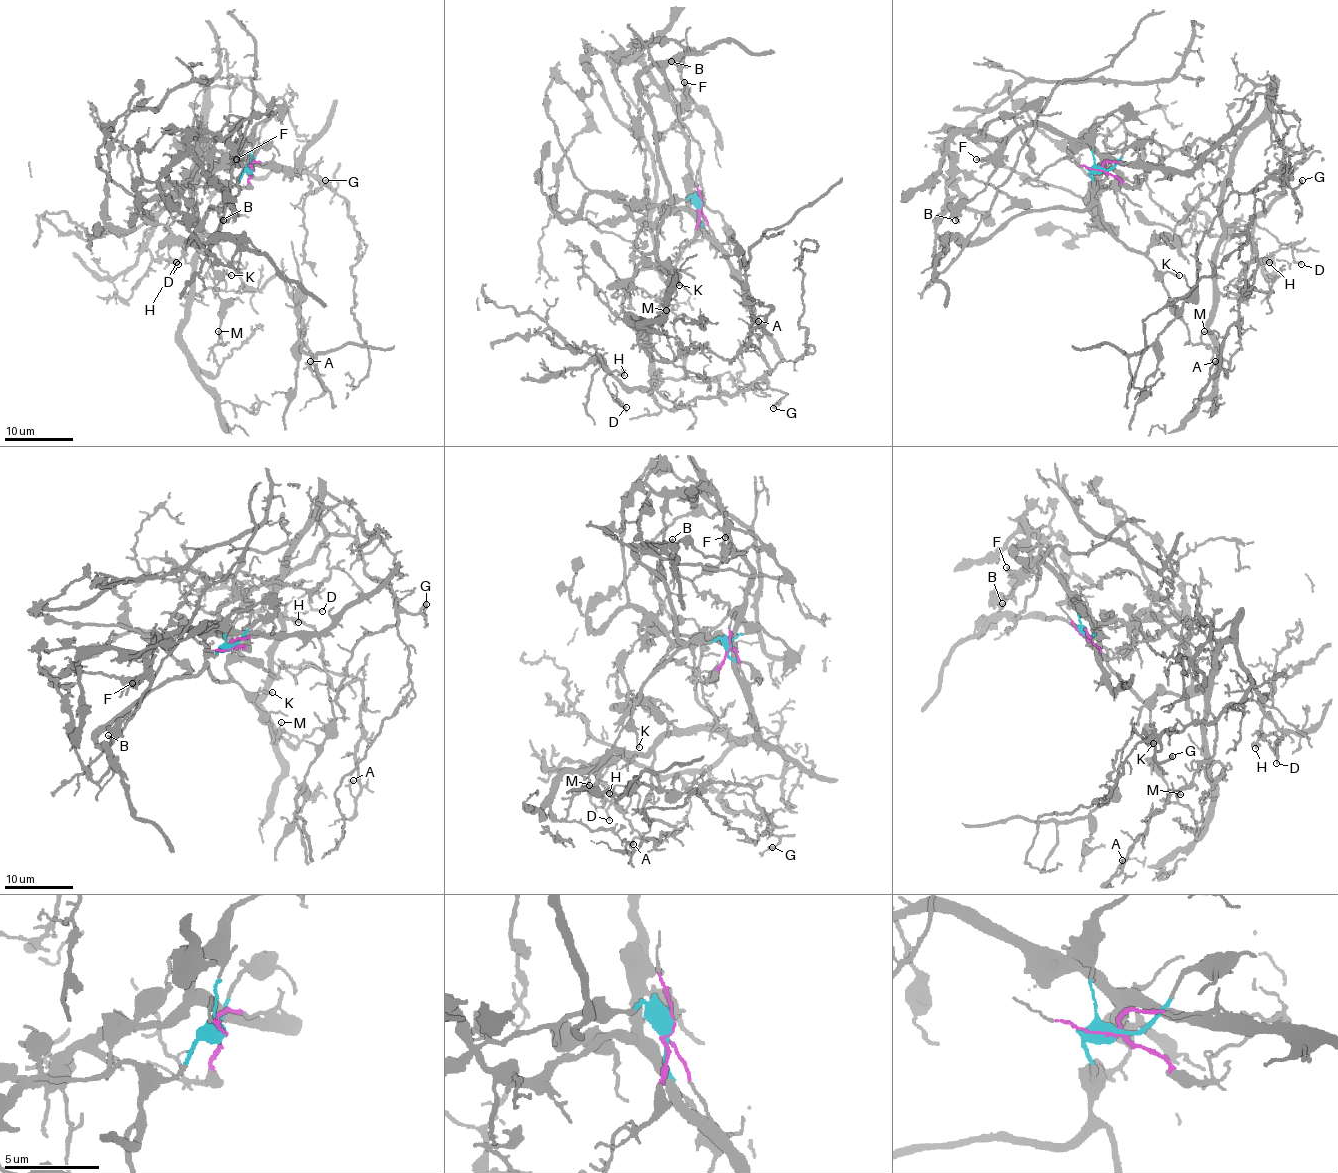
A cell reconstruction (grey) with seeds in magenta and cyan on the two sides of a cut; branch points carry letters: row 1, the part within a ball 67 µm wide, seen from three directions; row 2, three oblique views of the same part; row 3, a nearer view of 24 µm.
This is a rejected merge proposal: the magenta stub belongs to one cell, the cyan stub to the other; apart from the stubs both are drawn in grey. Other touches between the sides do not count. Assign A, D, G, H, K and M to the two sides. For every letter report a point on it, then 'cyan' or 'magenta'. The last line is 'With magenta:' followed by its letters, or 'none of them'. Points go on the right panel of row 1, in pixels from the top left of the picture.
A: at (1215, 361); magenta
D: at (1301, 264); magenta
G: at (1302, 180); magenta
H: at (1269, 262); magenta
K: at (1179, 275); cyan
M: at (1204, 331); magenta
With magenta: A, D, G, H, M

